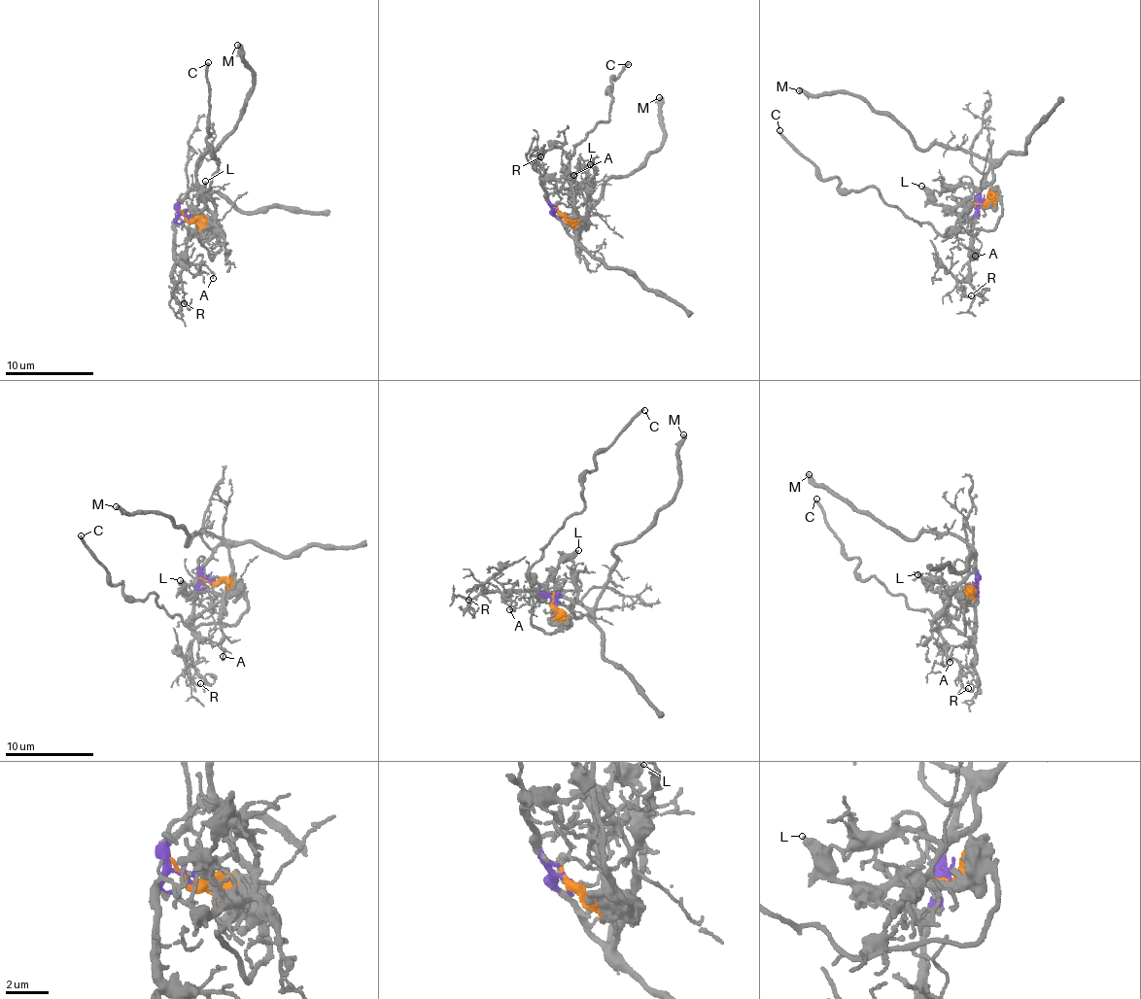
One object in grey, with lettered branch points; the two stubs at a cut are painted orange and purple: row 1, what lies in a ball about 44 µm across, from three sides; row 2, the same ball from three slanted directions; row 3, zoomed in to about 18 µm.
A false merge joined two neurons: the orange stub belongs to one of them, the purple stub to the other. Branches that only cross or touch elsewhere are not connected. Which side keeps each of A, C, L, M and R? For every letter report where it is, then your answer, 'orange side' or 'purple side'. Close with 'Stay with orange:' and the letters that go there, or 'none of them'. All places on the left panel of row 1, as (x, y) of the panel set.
A: (213, 278) | purple side
C: (208, 62) | orange side
L: (205, 181) | orange side
M: (237, 45) | purple side
R: (184, 303) | purple side
Stay with orange: C, L

